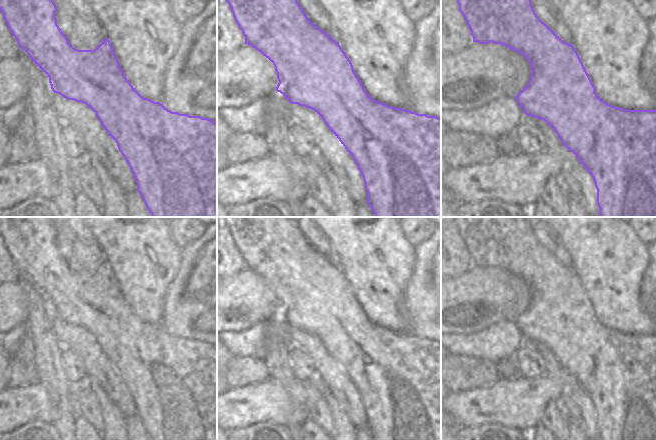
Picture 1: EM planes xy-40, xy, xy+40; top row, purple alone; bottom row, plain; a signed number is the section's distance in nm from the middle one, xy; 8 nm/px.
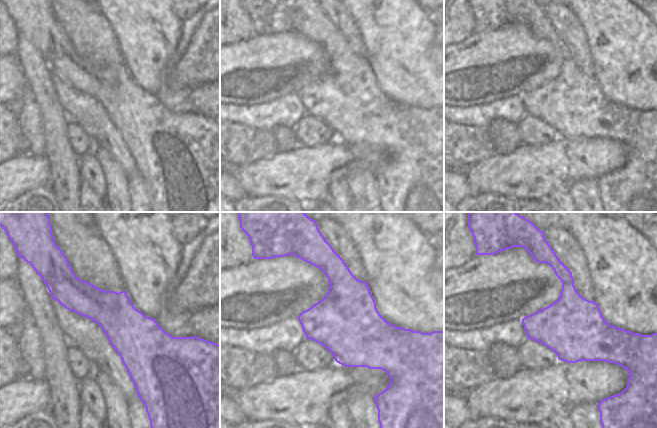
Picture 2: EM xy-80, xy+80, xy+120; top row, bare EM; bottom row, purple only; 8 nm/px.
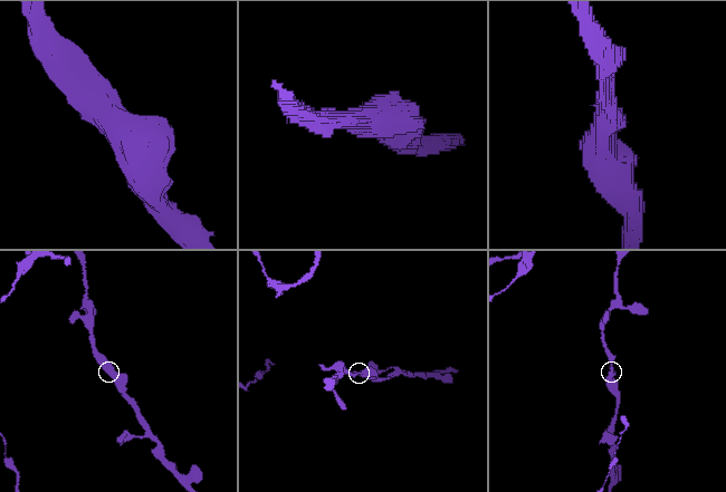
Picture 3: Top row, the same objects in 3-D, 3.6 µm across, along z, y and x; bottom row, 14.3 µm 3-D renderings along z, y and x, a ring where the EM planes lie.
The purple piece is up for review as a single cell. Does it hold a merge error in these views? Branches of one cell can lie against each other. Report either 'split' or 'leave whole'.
leave whole

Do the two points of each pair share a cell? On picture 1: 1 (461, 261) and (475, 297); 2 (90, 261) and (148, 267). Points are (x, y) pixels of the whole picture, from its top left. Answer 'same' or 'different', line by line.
1: different
2: different

